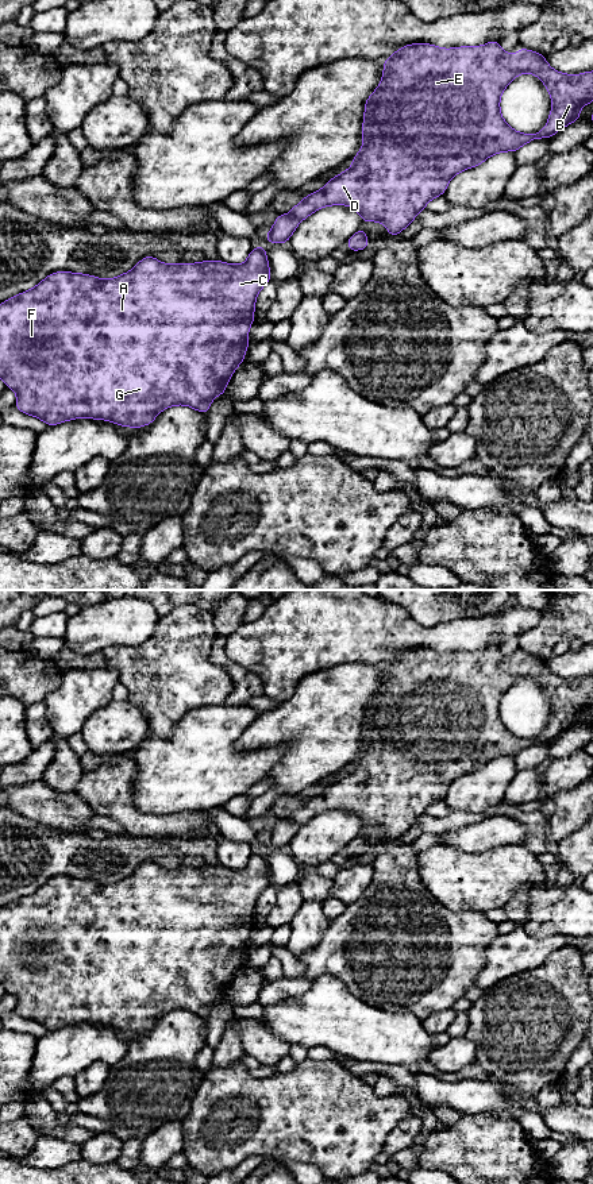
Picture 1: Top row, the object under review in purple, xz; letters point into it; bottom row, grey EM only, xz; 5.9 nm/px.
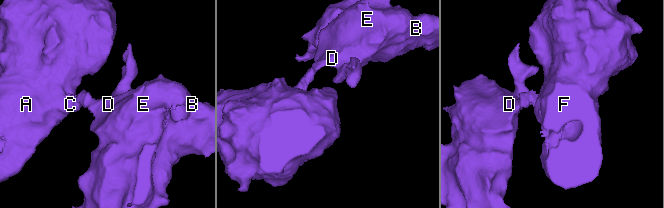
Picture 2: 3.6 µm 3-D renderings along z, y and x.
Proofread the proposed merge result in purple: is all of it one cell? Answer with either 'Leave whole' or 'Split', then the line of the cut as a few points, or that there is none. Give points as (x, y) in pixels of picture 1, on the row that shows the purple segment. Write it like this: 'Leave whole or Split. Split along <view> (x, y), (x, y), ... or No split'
Split. Split along xz (289, 213), (297, 222)

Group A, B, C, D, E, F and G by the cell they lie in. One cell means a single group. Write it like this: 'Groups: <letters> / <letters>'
Groups: A C F G / B D E

